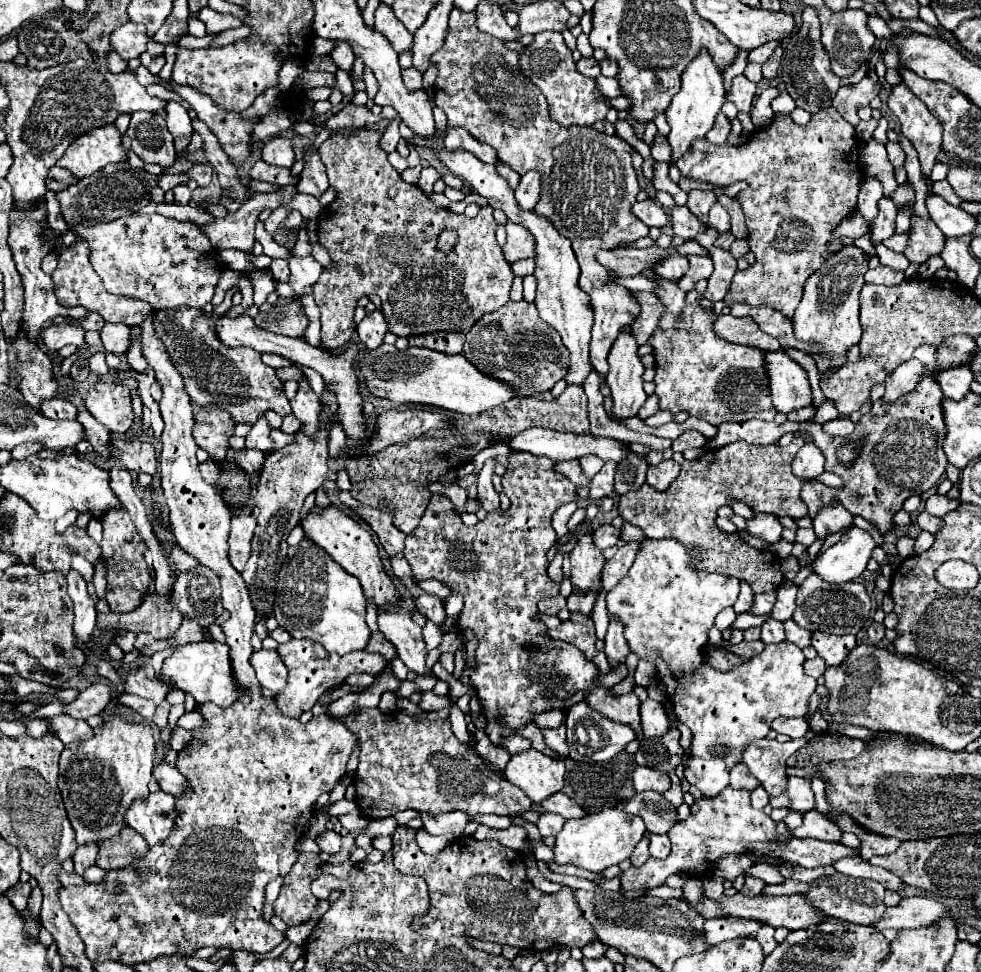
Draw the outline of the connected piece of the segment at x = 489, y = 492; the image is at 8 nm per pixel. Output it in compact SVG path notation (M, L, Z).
M488 459L478 475L478 499L482 503L482 509L486 513L490 511L496 511L500 507L500 499L498 499L498 493L492 485L492 475L494 475L494 467L496 467L496 461L494 459Z

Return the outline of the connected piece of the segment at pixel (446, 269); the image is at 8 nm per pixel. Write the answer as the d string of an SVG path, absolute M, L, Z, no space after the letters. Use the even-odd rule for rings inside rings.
M360 129L348 135L330 137L324 141L318 152L325 166L330 185L338 191L336 199L324 207L318 219L320 243L328 249L334 267L322 271L314 285L314 299L320 307L321 340L334 351L350 343L354 325L354 309L362 296L376 294L382 299L384 319L388 331L398 337L426 335L436 331L458 331L466 333L470 327L486 313L500 309L508 301L512 271L510 263L502 259L502 249L496 241L496 221L492 217L492 207L482 207L476 217L456 215L450 209L436 207L430 197L422 193L420 187L408 185L400 179L400 173L388 163L386 153L380 149L382 131ZM396 187L398 195L388 199L388 189ZM442 231L456 231L458 245L454 253L438 253L436 241Z

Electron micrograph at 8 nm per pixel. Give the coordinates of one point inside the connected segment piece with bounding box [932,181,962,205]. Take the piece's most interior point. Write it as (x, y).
(942, 188)

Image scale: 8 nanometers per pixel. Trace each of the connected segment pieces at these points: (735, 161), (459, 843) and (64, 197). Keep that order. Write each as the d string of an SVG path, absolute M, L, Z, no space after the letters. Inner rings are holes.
M828 107L826 111L818 111L816 115L812 115L810 123L804 127L796 125L790 115L776 115L768 127L756 131L750 141L740 147L714 145L704 137L696 139L690 151L682 155L682 159L678 159L678 169L682 177L706 181L712 185L730 185L736 181L748 183L748 189L740 191L736 199L746 215L748 245L756 261L752 263L752 267L736 271L730 283L730 291L724 297L724 303L728 307L734 303L746 303L752 307L776 309L788 319L794 315L802 299L806 279L814 271L818 271L832 253L838 253L844 247L842 239L832 235L832 229L836 229L844 217L856 211L858 189L862 181L858 147L860 143L850 123L846 123L838 111Z
M400 825L392 833L392 863L400 873L420 875L428 883L430 891L430 907L424 915L416 915L412 919L412 929L422 937L476 937L480 941L492 941L498 945L512 945L524 951L546 951L558 947L584 947L592 939L596 939L590 923L582 919L582 911L576 905L572 889L564 889L564 895L548 895L538 891L526 877L526 867L522 861L522 853L502 847L494 841L478 841L474 837L462 835L462 839L454 839L444 851L436 857L426 855L418 849L416 831Z
M114 163L98 171L98 175L90 175L86 179L76 181L64 191L56 193L60 201L60 211L68 227L72 225L90 225L90 223L106 223L114 221L126 213L134 213L150 203L150 191L156 187L158 175L150 175L144 169L132 169L128 163Z

